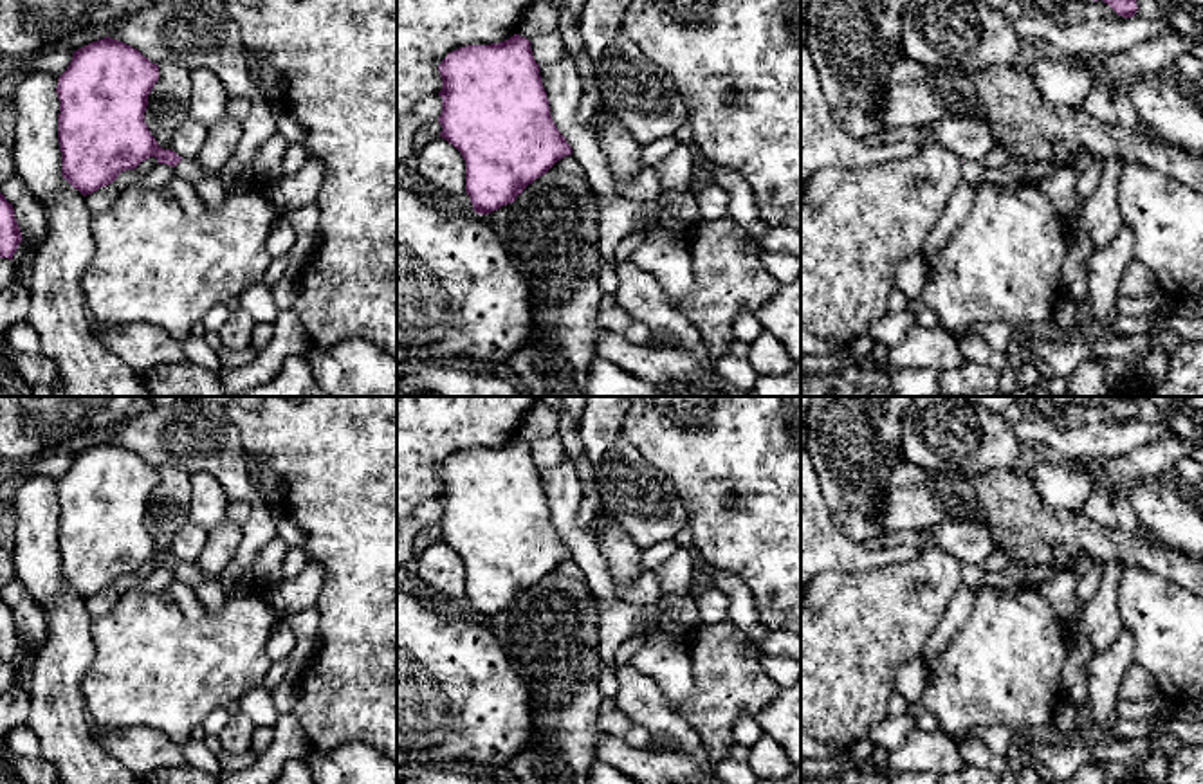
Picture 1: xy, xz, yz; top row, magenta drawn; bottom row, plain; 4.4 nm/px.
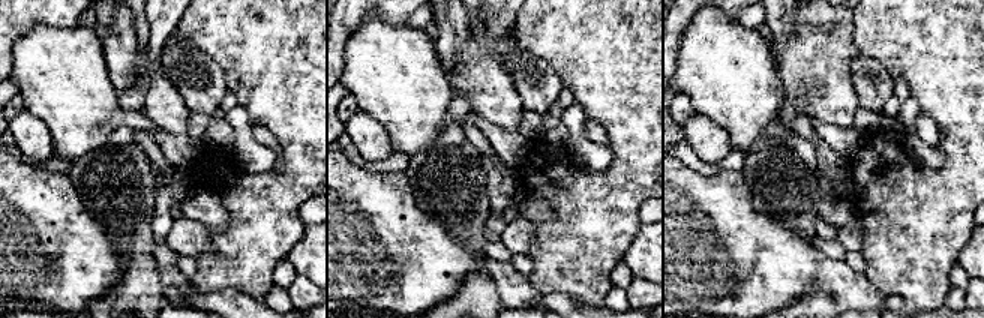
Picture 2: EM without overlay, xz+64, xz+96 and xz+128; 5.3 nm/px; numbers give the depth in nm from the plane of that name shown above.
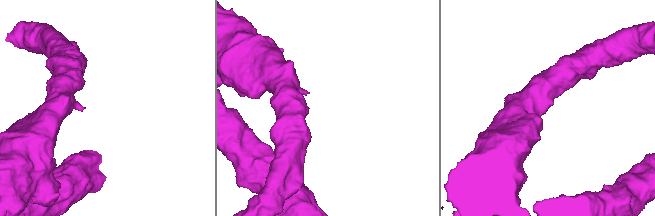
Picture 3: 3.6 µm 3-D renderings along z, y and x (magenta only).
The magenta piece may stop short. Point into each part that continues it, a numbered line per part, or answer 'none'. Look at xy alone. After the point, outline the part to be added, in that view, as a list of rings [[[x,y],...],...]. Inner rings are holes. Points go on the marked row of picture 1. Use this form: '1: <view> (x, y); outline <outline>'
1: xy (211, 191); outline [[[180,159],[173,168],[175,177],[188,180],[206,209],[216,213],[225,198],[225,187],[220,177],[206,177],[193,159]]]

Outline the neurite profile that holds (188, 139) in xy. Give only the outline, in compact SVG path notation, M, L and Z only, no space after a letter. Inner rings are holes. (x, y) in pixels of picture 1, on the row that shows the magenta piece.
M206 68L191 72L189 119L171 137L171 151L195 159L207 137L209 126L225 115L229 94L218 76Z

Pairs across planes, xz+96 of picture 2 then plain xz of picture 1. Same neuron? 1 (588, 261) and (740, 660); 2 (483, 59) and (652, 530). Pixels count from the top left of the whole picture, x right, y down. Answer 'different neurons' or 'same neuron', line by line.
1: same neuron
2: different neurons

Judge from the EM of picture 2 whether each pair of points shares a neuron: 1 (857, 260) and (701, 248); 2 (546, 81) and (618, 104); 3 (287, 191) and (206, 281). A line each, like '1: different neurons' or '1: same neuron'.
1: different neurons
2: different neurons
3: same neuron

